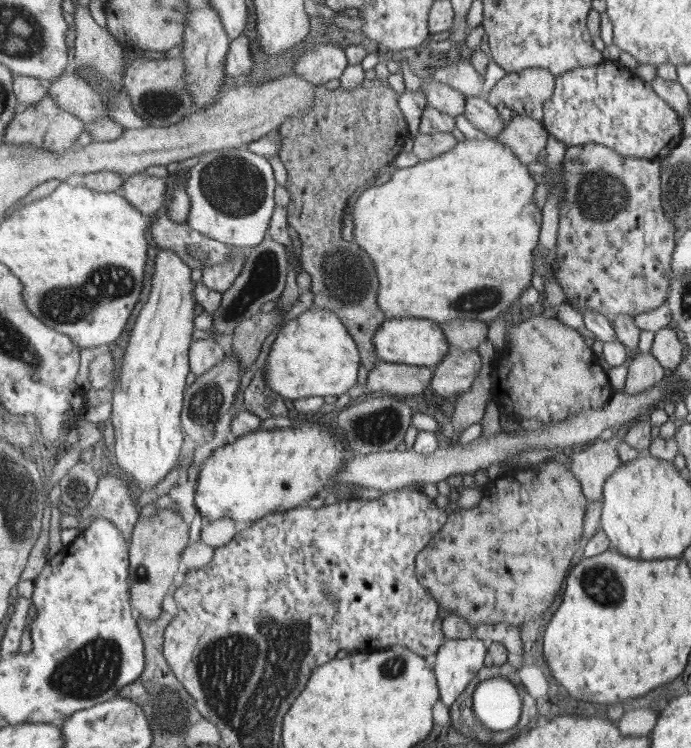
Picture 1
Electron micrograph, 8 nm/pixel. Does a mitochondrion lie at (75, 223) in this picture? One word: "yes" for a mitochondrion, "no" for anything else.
no

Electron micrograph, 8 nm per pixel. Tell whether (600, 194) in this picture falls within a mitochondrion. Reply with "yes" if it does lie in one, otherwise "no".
yes

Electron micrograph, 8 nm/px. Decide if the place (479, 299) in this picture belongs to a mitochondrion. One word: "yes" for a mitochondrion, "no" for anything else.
yes

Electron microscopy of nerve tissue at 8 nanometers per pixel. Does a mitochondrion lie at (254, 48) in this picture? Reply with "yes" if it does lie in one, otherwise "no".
no

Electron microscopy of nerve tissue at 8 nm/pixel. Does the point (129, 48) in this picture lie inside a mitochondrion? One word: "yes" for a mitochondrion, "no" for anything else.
no

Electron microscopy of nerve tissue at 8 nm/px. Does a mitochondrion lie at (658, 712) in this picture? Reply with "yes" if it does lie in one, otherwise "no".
no

